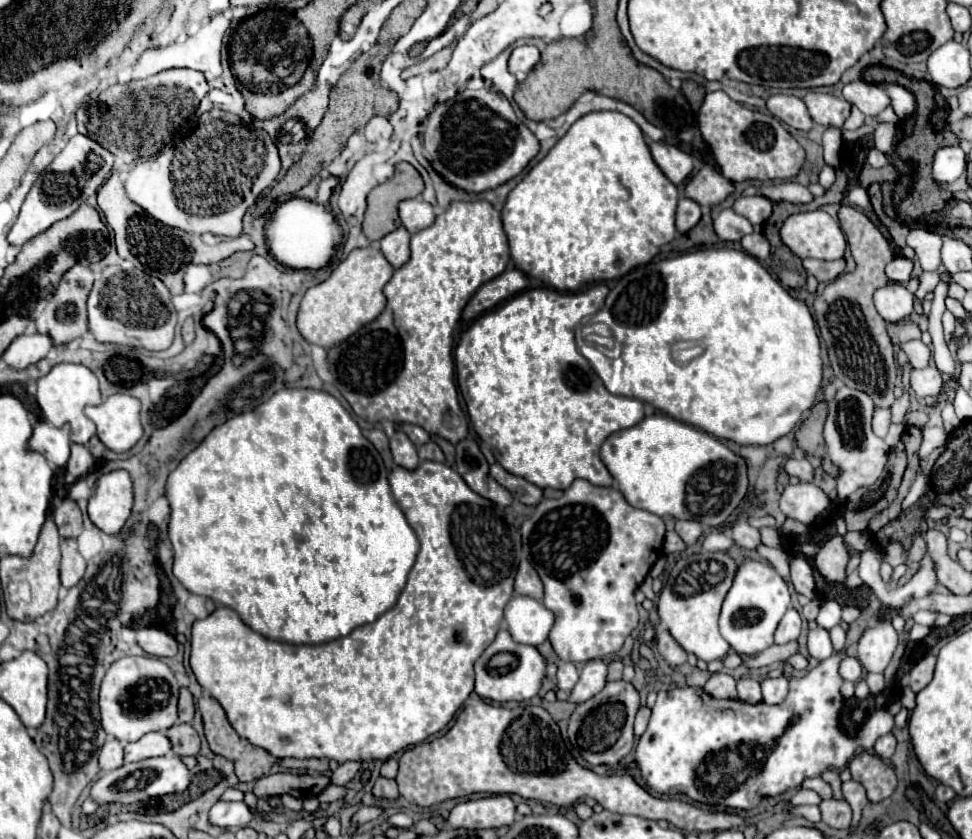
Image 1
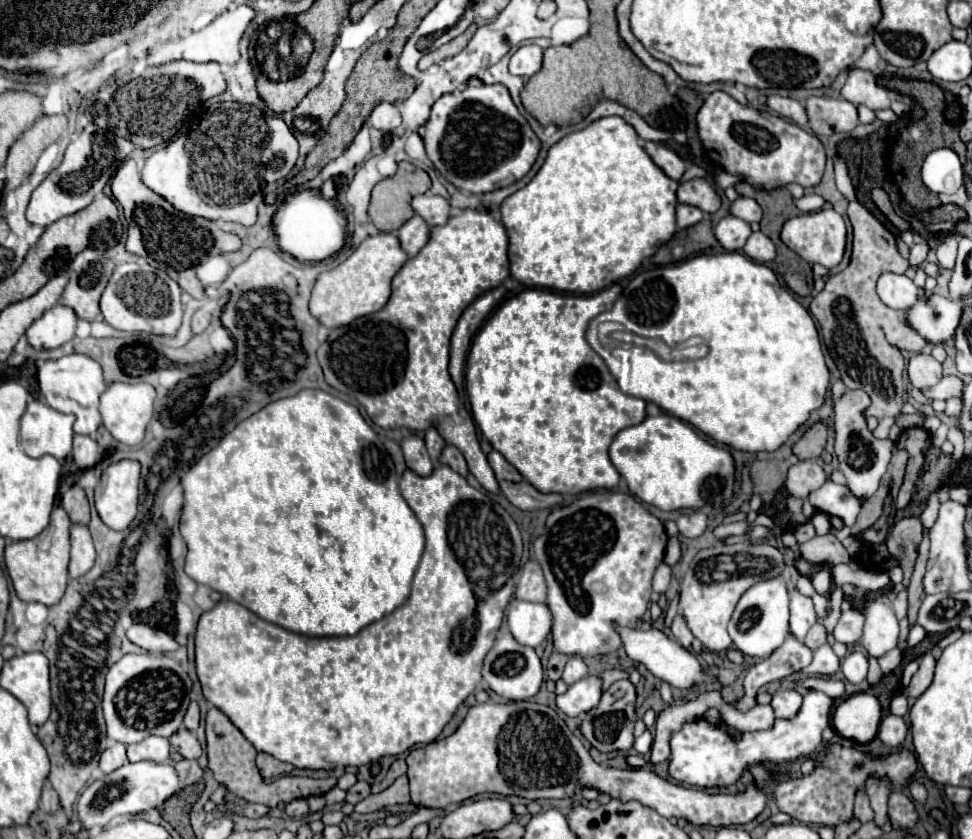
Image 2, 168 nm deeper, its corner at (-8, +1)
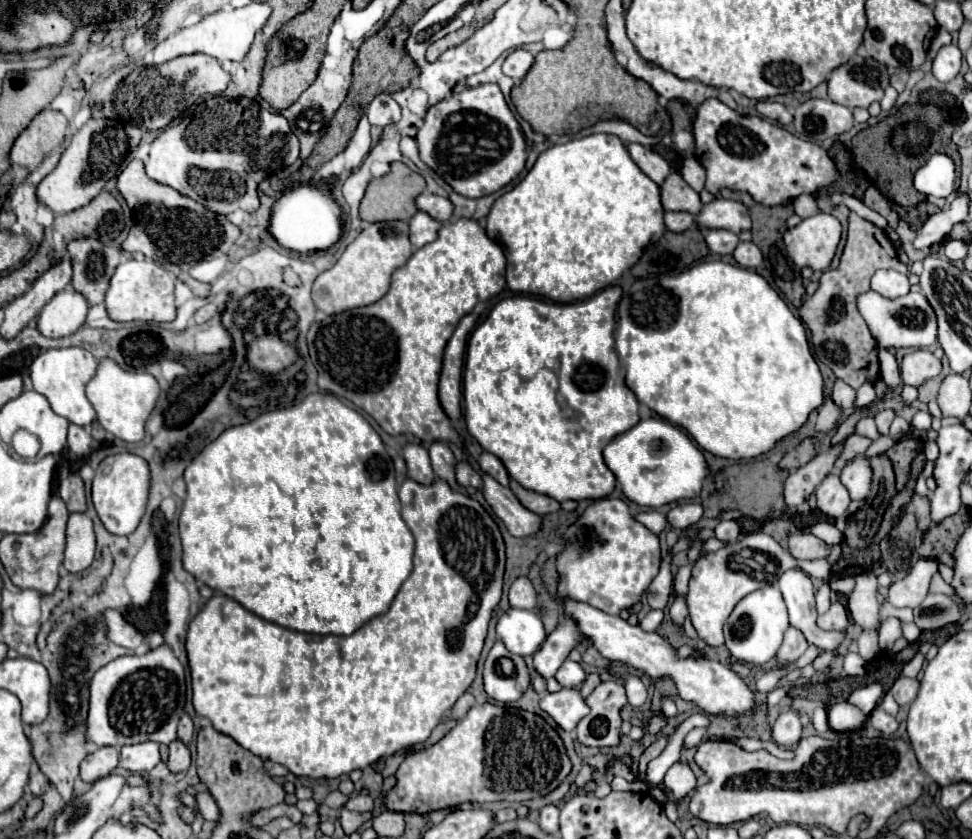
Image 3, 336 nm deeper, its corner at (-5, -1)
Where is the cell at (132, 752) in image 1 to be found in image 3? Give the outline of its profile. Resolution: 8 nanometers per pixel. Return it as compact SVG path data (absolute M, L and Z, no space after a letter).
M154 741L126 745L120 751L120 767L132 773L148 773L158 763L160 763L160 751L158 743Z

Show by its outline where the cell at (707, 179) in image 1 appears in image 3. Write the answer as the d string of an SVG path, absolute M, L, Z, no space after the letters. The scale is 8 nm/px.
M670 173L662 183L662 205L666 211L688 211L692 215L704 209L700 195L680 177L680 173Z

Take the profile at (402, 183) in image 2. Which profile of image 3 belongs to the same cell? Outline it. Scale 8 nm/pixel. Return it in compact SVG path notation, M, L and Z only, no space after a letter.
M392 163L392 169L390 169L388 175L370 181L370 185L366 189L366 195L362 199L362 205L360 205L360 217L362 217L362 221L368 221L368 223L378 223L378 221L408 221L418 211L414 199L424 191L424 187L426 187L426 181L424 181L422 175L414 173L404 163Z

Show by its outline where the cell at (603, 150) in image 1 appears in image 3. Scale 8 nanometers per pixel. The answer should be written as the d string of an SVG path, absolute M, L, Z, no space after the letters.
M612 133L572 139L540 153L532 171L510 193L496 199L486 219L488 235L498 241L510 257L510 267L506 267L508 289L514 293L540 295L556 303L586 299L608 287L636 265L648 243L658 241L666 231L660 185L642 173L626 145Z

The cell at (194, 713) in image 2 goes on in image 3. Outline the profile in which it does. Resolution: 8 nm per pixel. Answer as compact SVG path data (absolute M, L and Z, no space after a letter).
M184 713L184 715L182 715L182 719L180 719L180 723L178 723L178 739L180 739L180 741L184 741L184 743L188 743L188 741L192 739L192 735L194 735L192 719L190 719L190 715L188 715L188 713Z

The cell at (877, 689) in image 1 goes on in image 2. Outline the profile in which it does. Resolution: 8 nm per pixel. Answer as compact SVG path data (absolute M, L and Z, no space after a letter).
M891 649L891 651L887 651L883 657L879 657L877 661L879 661L881 671L887 675L887 673L891 673L891 671L901 663L901 651L899 651L899 649Z

